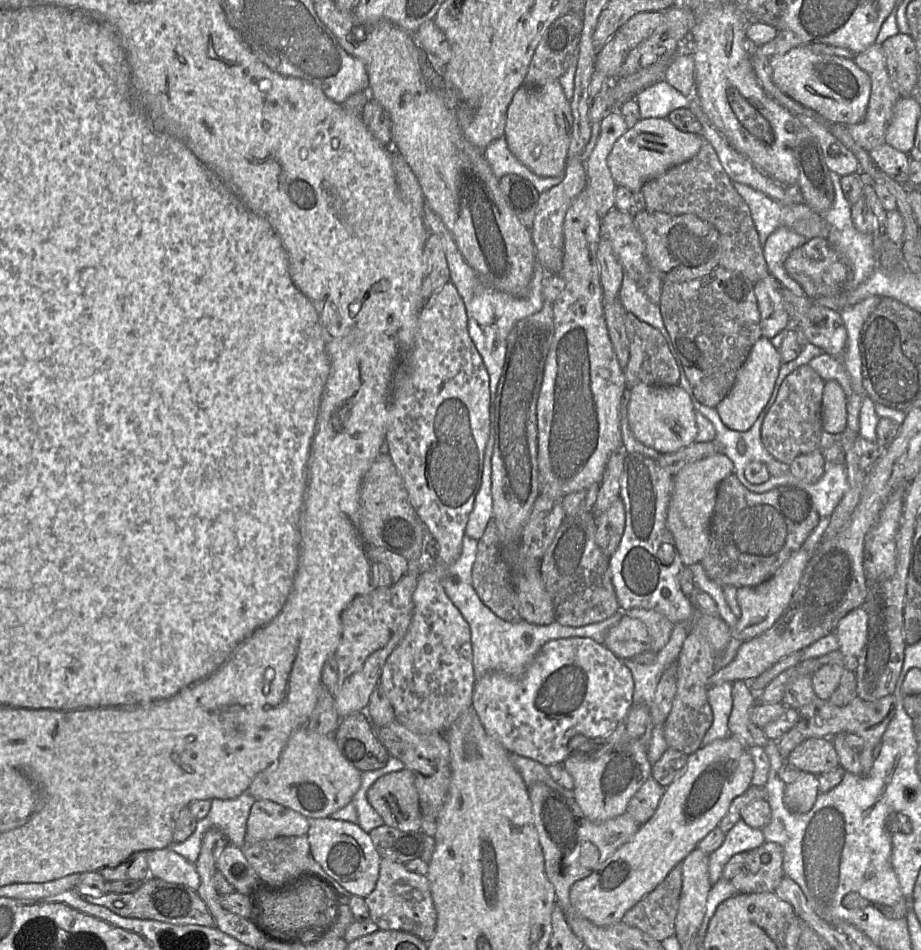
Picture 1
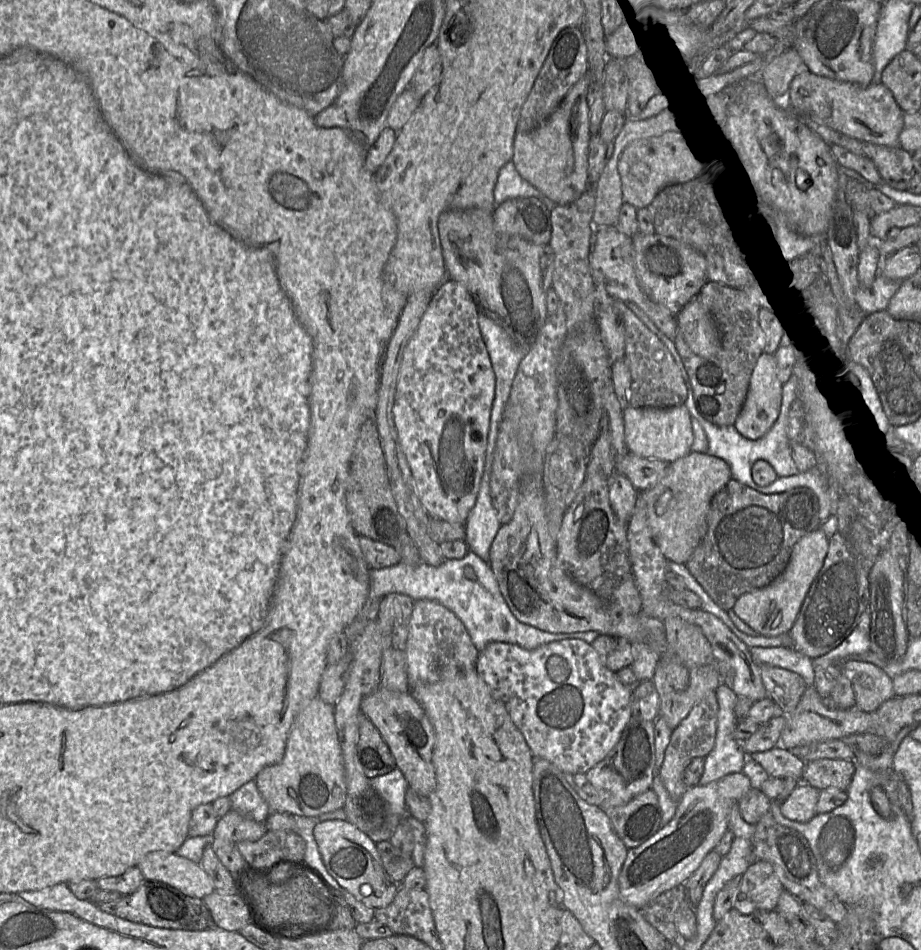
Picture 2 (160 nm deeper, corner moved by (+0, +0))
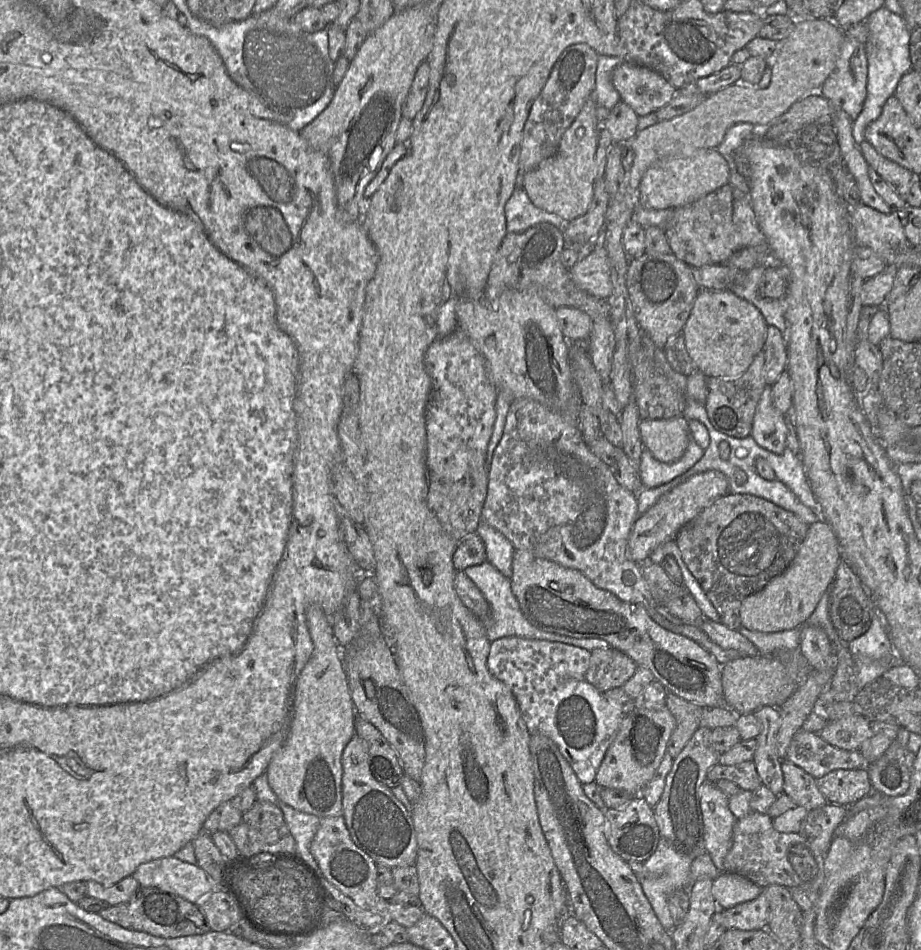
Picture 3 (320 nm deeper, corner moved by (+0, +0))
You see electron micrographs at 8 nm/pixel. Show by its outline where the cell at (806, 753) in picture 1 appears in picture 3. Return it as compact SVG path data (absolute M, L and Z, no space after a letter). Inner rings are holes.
M868 768L834 770L816 779L818 789L828 802L849 807L872 791Z

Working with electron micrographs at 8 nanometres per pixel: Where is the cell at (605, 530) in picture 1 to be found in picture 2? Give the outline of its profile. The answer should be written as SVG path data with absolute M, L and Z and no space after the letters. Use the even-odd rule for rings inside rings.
M617 470L610 477L609 499L611 506L623 521L628 521L635 507L639 491L630 479Z

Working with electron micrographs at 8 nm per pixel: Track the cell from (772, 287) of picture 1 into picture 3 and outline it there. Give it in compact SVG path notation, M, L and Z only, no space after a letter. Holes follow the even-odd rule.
M768 325L764 346L764 378L766 384L773 385L787 365L787 349L782 332Z

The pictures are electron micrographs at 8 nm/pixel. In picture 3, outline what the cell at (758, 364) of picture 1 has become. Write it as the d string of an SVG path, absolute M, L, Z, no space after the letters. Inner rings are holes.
M766 384L755 411L750 436L760 447L782 454L787 447L787 430L784 414L772 403L771 390L772 386Z

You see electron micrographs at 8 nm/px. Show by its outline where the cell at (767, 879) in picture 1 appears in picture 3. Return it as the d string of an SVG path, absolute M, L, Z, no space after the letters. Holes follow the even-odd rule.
M763 892L752 901L722 910L722 914L726 930L752 931L767 929L770 918L769 905Z

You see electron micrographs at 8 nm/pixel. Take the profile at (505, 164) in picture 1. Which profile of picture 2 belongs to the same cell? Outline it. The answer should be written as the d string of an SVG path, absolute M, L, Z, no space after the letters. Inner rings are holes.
M509 161L500 169L498 174L497 182L494 187L495 204L498 206L508 199L523 197L538 198L550 210L557 205L527 182L520 175L513 162Z

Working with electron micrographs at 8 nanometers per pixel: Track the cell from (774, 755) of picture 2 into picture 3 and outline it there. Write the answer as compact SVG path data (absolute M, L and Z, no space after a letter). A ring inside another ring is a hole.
M785 758L781 761L781 769L784 778L783 793L787 794L796 806L810 811L828 802L818 789L816 778Z

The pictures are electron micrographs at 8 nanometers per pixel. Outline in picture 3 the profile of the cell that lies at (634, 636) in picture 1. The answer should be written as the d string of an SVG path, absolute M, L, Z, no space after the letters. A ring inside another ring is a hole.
M613 648L591 651L586 680L600 692L622 687L635 673L636 663L623 652Z

